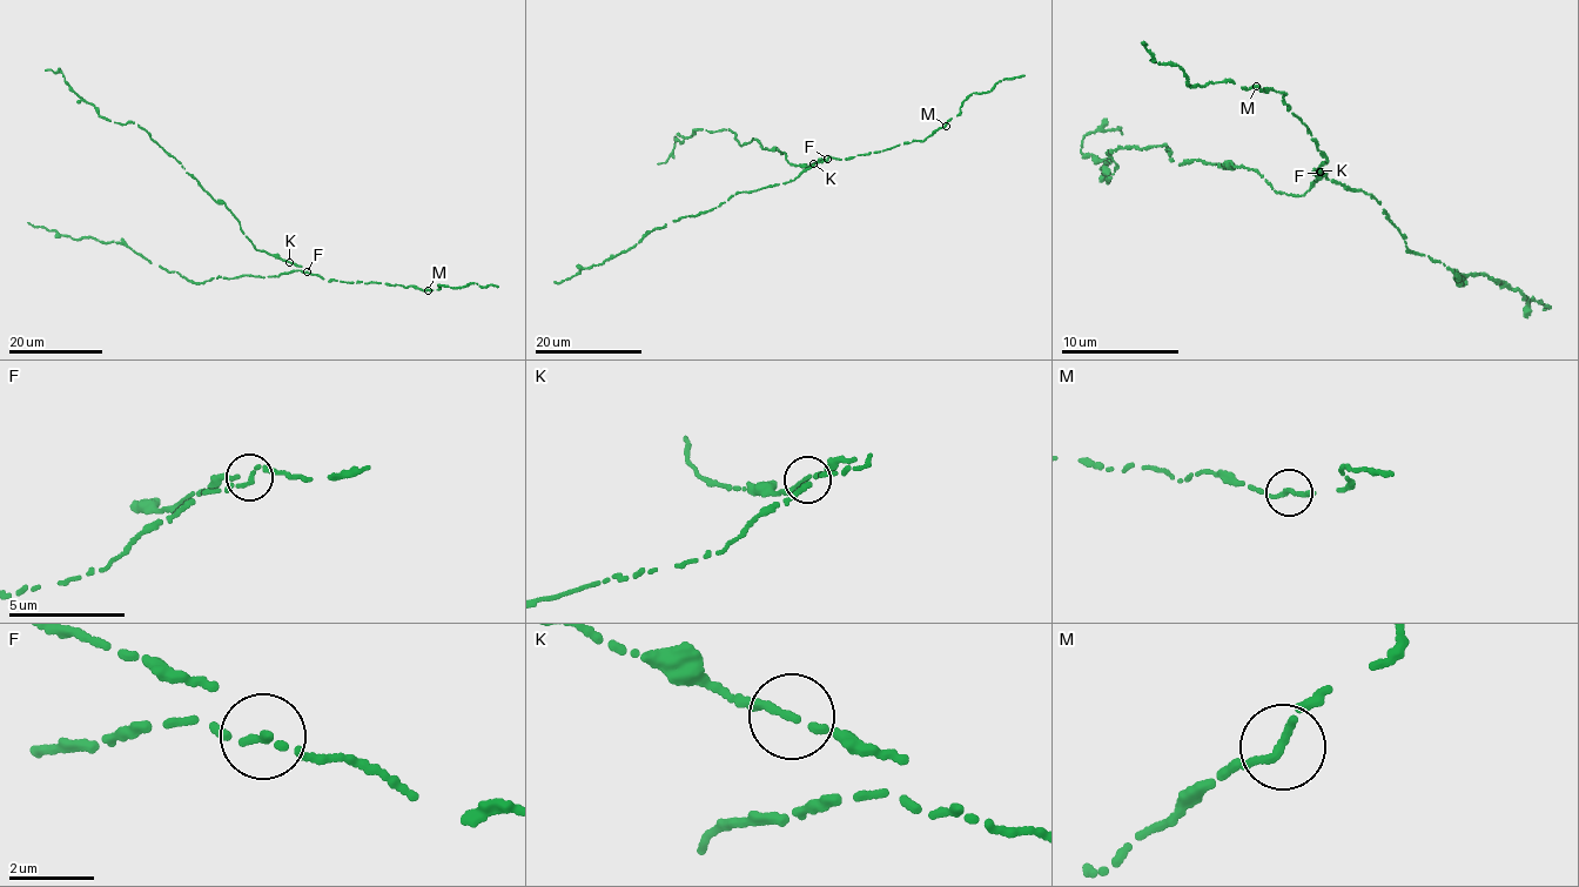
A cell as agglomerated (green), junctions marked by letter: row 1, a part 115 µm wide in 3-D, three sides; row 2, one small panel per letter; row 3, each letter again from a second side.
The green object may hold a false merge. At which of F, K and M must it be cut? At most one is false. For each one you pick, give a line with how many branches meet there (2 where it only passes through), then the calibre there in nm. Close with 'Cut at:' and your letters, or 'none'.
F: branches 2; calibre 160 nm
Cut at: F

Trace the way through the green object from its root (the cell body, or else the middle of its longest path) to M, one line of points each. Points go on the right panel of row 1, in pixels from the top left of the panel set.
M: (1321, 173), (1315, 174), (1326, 175), (1316, 170), (1329, 161), (1288, 107), (1282, 95), (1287, 94), (1256, 86)

